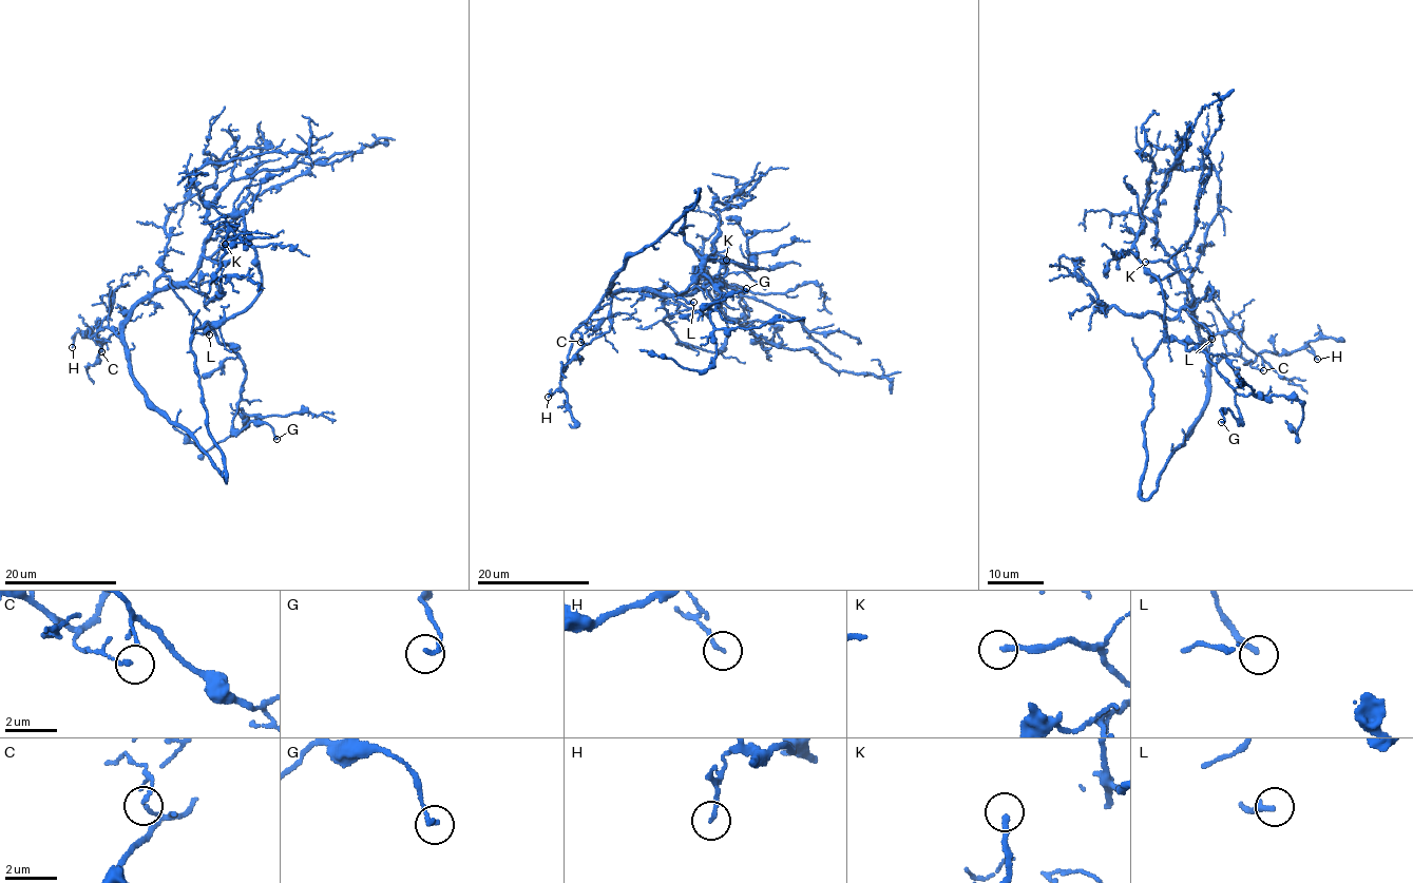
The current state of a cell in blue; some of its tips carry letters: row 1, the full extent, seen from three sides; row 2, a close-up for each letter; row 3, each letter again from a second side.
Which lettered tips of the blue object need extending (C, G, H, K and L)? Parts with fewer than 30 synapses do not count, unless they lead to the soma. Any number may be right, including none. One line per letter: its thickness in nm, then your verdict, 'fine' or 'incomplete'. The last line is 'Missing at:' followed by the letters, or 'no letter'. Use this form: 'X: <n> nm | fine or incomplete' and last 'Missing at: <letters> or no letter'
C: 130 nm | fine
G: 160 nm | fine
H: 150 nm | fine
K: 220 nm | incomplete
L: 240 nm | incomplete
Missing at: K, L

